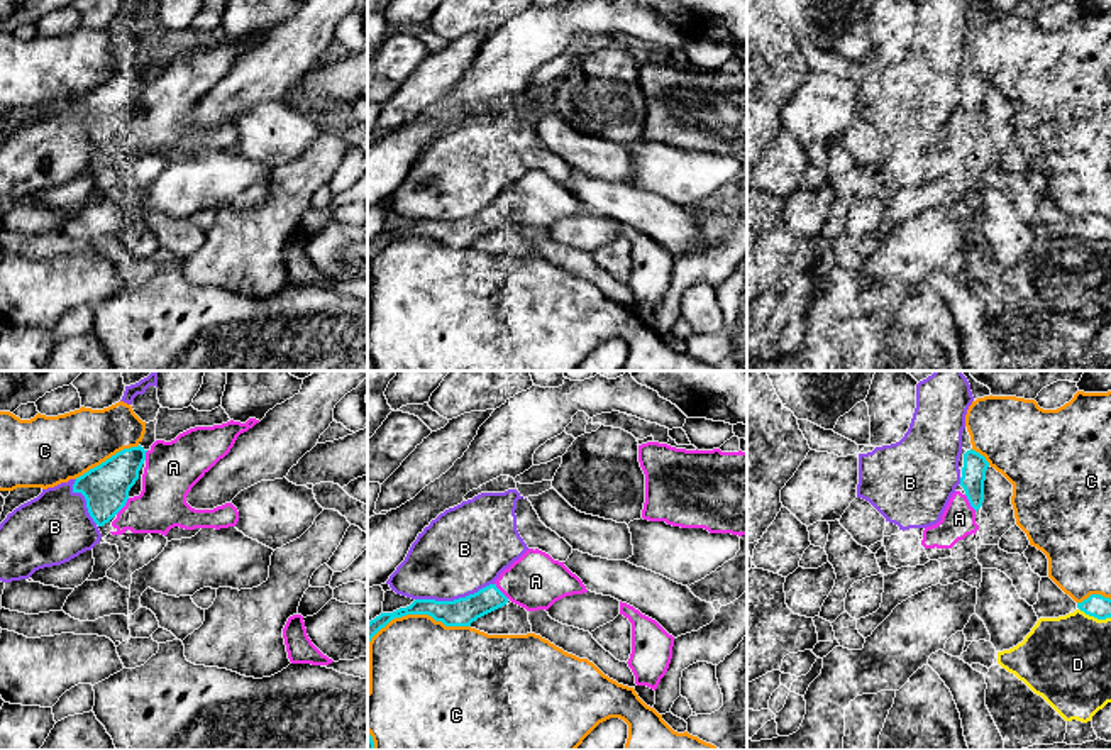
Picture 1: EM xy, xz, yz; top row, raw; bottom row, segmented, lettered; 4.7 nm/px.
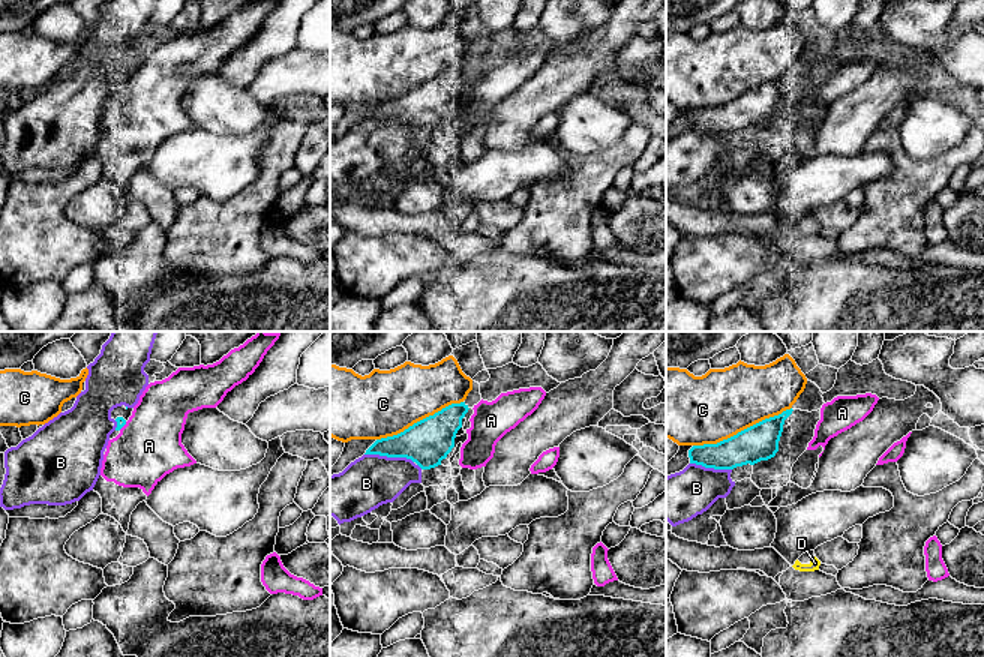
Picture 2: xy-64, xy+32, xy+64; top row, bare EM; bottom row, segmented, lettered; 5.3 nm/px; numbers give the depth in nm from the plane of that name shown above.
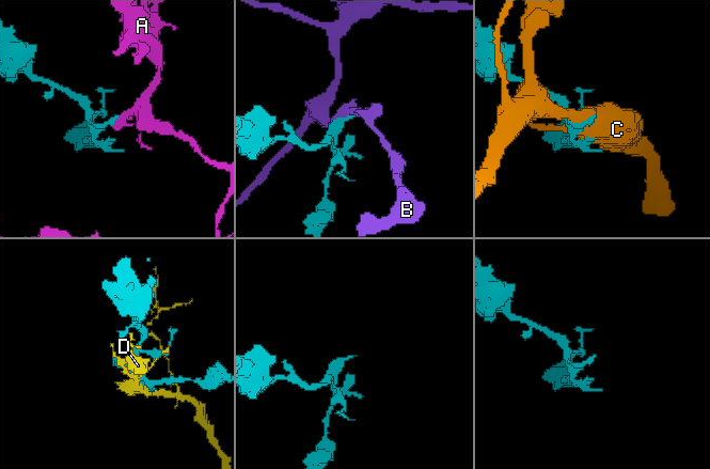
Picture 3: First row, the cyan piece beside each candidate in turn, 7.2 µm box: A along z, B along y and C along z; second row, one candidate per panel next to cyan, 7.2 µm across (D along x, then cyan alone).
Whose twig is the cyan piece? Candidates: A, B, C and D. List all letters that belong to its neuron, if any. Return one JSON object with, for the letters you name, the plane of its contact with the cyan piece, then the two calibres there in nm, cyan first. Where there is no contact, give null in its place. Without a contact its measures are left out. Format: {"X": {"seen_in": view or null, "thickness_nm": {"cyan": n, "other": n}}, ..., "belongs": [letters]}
{"A": {"seen_in": "xy", "thickness_nm": {"cyan": 220, "other": 240}}, "belongs": ["A"]}

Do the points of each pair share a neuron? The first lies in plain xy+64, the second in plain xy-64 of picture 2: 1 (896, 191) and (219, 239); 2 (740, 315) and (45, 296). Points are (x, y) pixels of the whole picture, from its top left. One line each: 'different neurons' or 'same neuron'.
1: same neuron
2: different neurons

